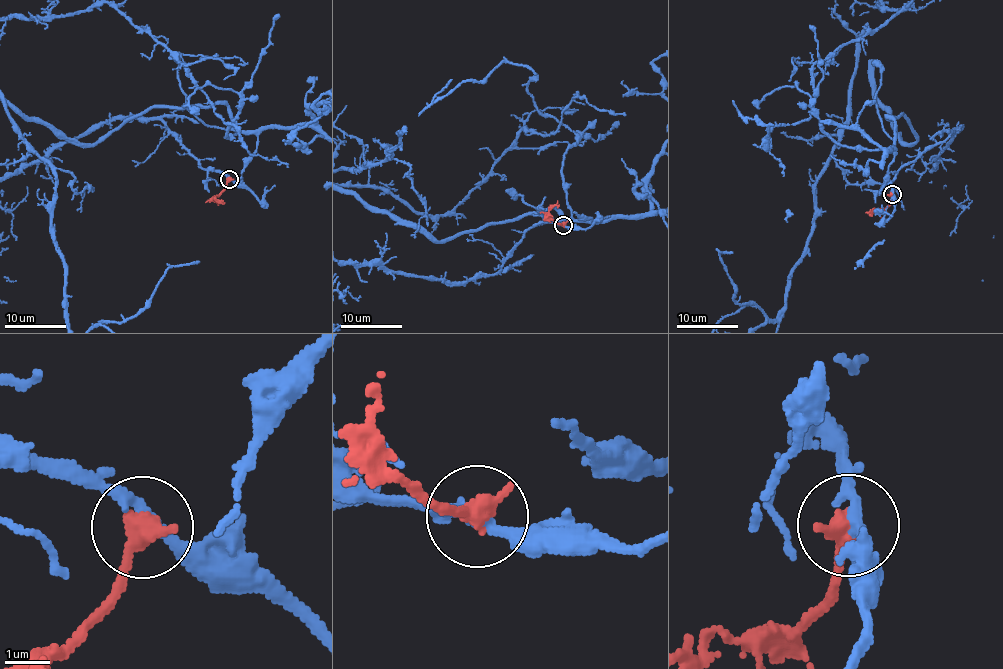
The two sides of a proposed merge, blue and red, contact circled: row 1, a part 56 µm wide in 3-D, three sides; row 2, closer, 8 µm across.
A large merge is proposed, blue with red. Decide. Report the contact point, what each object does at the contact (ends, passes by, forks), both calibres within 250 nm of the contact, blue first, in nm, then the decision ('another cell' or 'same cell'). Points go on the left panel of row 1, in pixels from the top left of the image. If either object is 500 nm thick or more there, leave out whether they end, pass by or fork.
at (229, 179); blue passes by; red ends there; 240 nm thick on the blue side, 480 nm on the other; another cell

